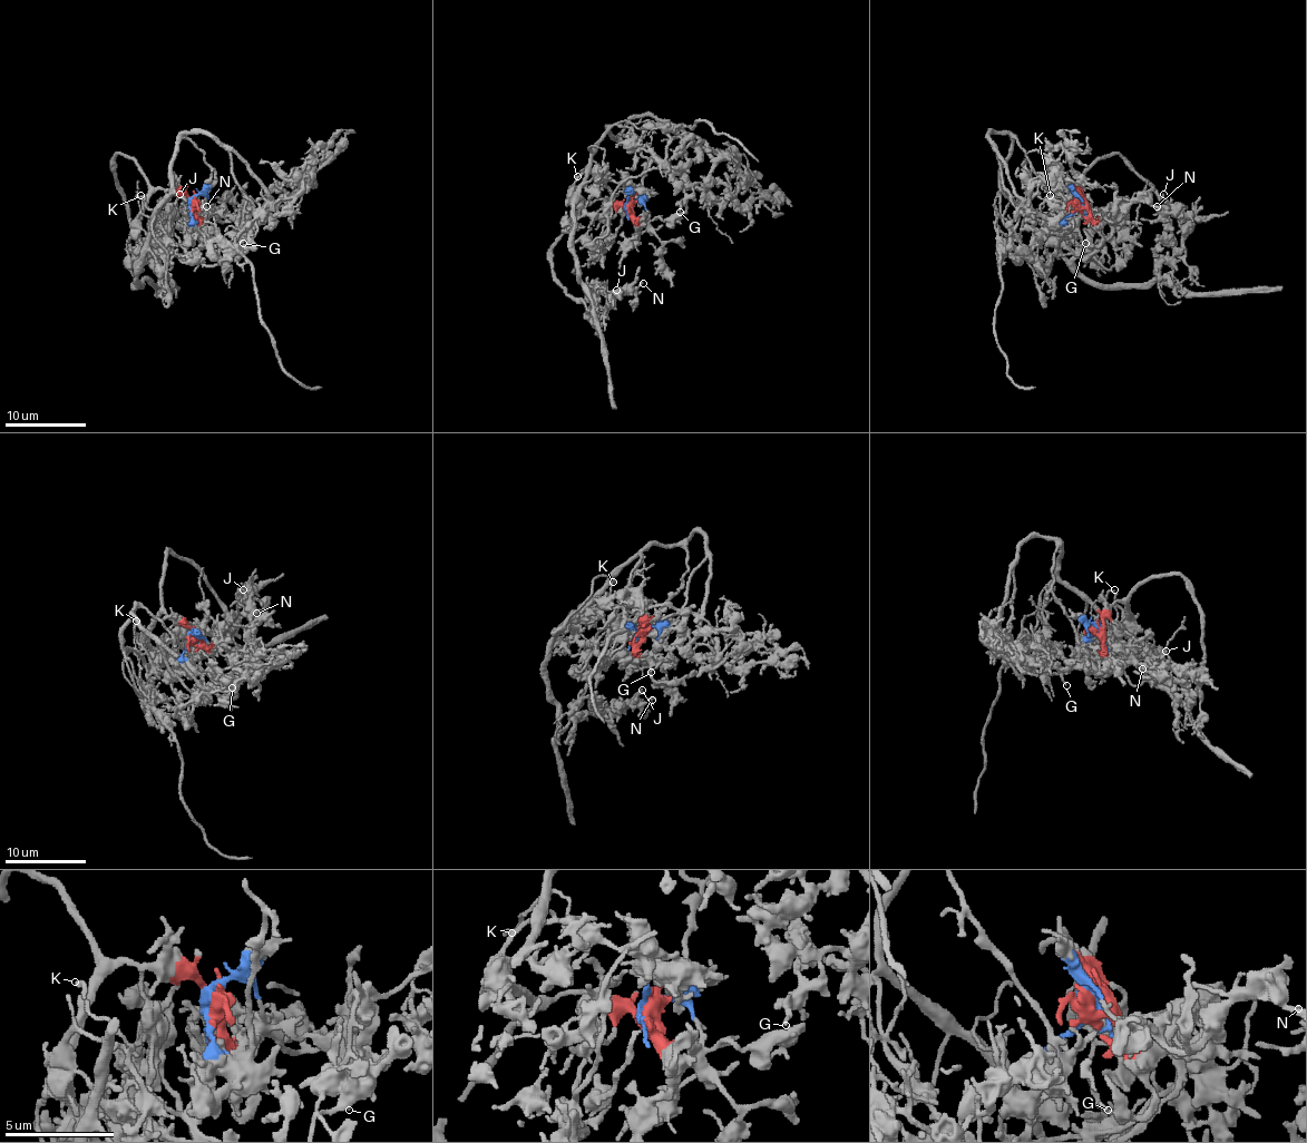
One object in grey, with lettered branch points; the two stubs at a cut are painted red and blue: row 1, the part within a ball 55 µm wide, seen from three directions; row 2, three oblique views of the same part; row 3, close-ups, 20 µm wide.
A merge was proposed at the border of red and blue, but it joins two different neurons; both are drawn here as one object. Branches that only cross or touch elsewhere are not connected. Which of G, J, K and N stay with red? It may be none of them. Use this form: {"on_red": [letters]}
{"on_red": ["G", "J", "N"]}

